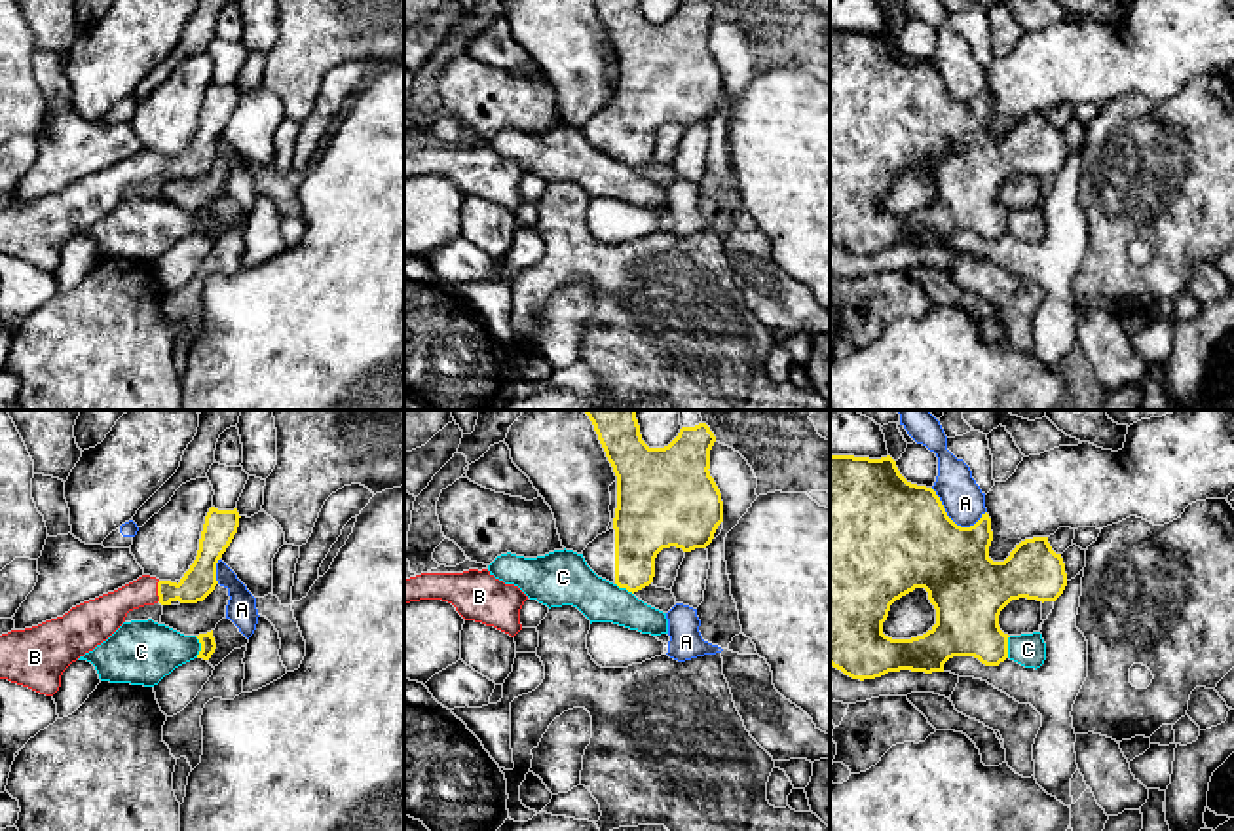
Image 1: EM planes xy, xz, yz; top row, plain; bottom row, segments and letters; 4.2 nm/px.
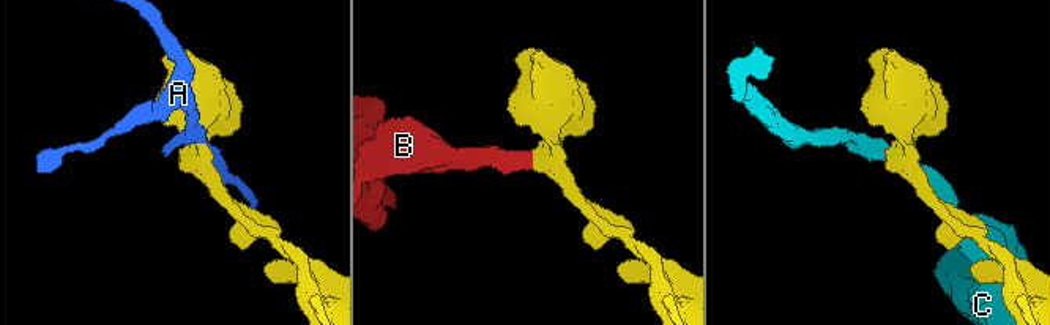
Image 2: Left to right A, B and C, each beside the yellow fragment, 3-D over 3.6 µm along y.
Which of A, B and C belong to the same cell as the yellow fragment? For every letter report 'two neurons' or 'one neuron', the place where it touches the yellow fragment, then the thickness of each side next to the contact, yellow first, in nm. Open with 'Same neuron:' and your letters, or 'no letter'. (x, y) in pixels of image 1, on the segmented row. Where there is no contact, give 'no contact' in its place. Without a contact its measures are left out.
Same neuron: B
A: two neurons | yz (952, 520) | 480/170 nm
B: one neuron | xy (158, 590) | 140/160 nm
C: two neurons | xy (202, 647) | 60/280 nm

